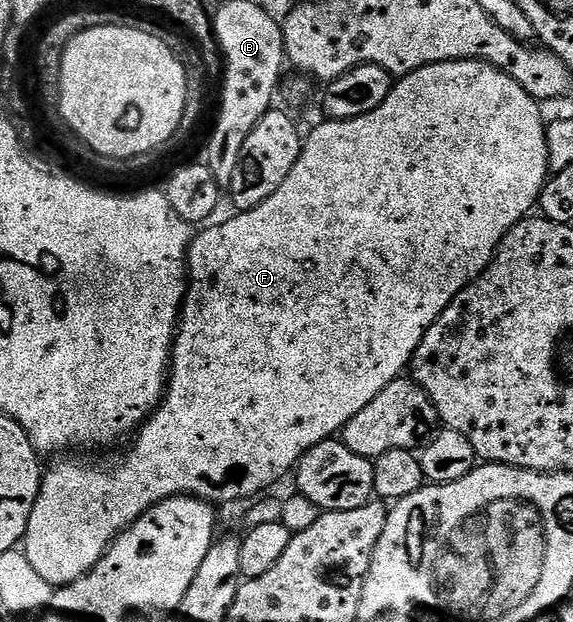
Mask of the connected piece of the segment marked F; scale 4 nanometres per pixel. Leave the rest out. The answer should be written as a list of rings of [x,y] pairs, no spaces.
[[[452,60],[451,62],[435,62],[431,66],[423,66],[411,74],[400,77],[394,83],[391,94],[387,94],[387,98],[383,98],[383,103],[375,106],[375,110],[371,110],[371,114],[359,114],[359,118],[347,118],[346,120],[326,119],[325,124],[321,124],[318,128],[313,128],[310,132],[307,132],[301,145],[299,162],[295,162],[295,166],[291,166],[291,174],[287,174],[286,180],[283,181],[283,186],[279,186],[279,190],[275,190],[275,194],[271,194],[271,198],[259,202],[259,206],[255,206],[251,210],[233,214],[230,220],[225,220],[222,224],[217,224],[218,222],[210,223],[198,231],[202,231],[198,236],[196,233],[192,237],[187,257],[188,284],[185,290],[185,299],[181,302],[177,335],[173,337],[173,355],[169,361],[169,378],[165,394],[161,397],[161,405],[137,429],[131,440],[133,445],[118,460],[105,460],[102,464],[92,464],[89,460],[61,460],[50,472],[48,469],[42,475],[41,489],[37,495],[35,506],[31,510],[31,518],[27,522],[27,530],[23,541],[23,551],[27,562],[31,562],[32,568],[45,581],[52,584],[54,589],[62,588],[64,584],[75,582],[75,578],[81,578],[83,574],[87,574],[99,562],[99,558],[103,558],[103,554],[113,543],[114,538],[127,526],[134,524],[147,509],[158,504],[161,500],[166,500],[172,496],[198,496],[201,500],[208,500],[214,506],[222,506],[221,504],[229,504],[232,500],[245,500],[248,496],[251,496],[250,498],[256,497],[258,494],[272,489],[269,487],[272,484],[279,483],[288,472],[290,475],[296,469],[297,461],[301,459],[304,452],[311,450],[319,442],[336,437],[338,433],[345,429],[347,422],[351,422],[351,418],[355,418],[355,414],[359,414],[359,410],[363,410],[363,406],[367,406],[367,402],[371,402],[371,398],[375,398],[375,394],[379,394],[379,390],[383,390],[393,380],[398,379],[404,373],[401,372],[404,368],[406,371],[410,367],[419,342],[423,342],[423,334],[427,334],[427,330],[439,318],[439,314],[443,314],[443,310],[447,305],[471,281],[481,275],[482,270],[493,260],[493,256],[501,244],[501,239],[520,220],[526,219],[532,213],[529,212],[532,208],[534,211],[535,205],[541,199],[541,191],[546,179],[550,175],[549,159],[547,158],[547,138],[545,137],[547,120],[546,117],[541,117],[541,108],[542,105],[534,100],[531,94],[527,94],[527,90],[523,90],[523,86],[519,86],[519,82],[515,82],[515,78],[503,74],[503,70],[499,70],[482,60]]]

